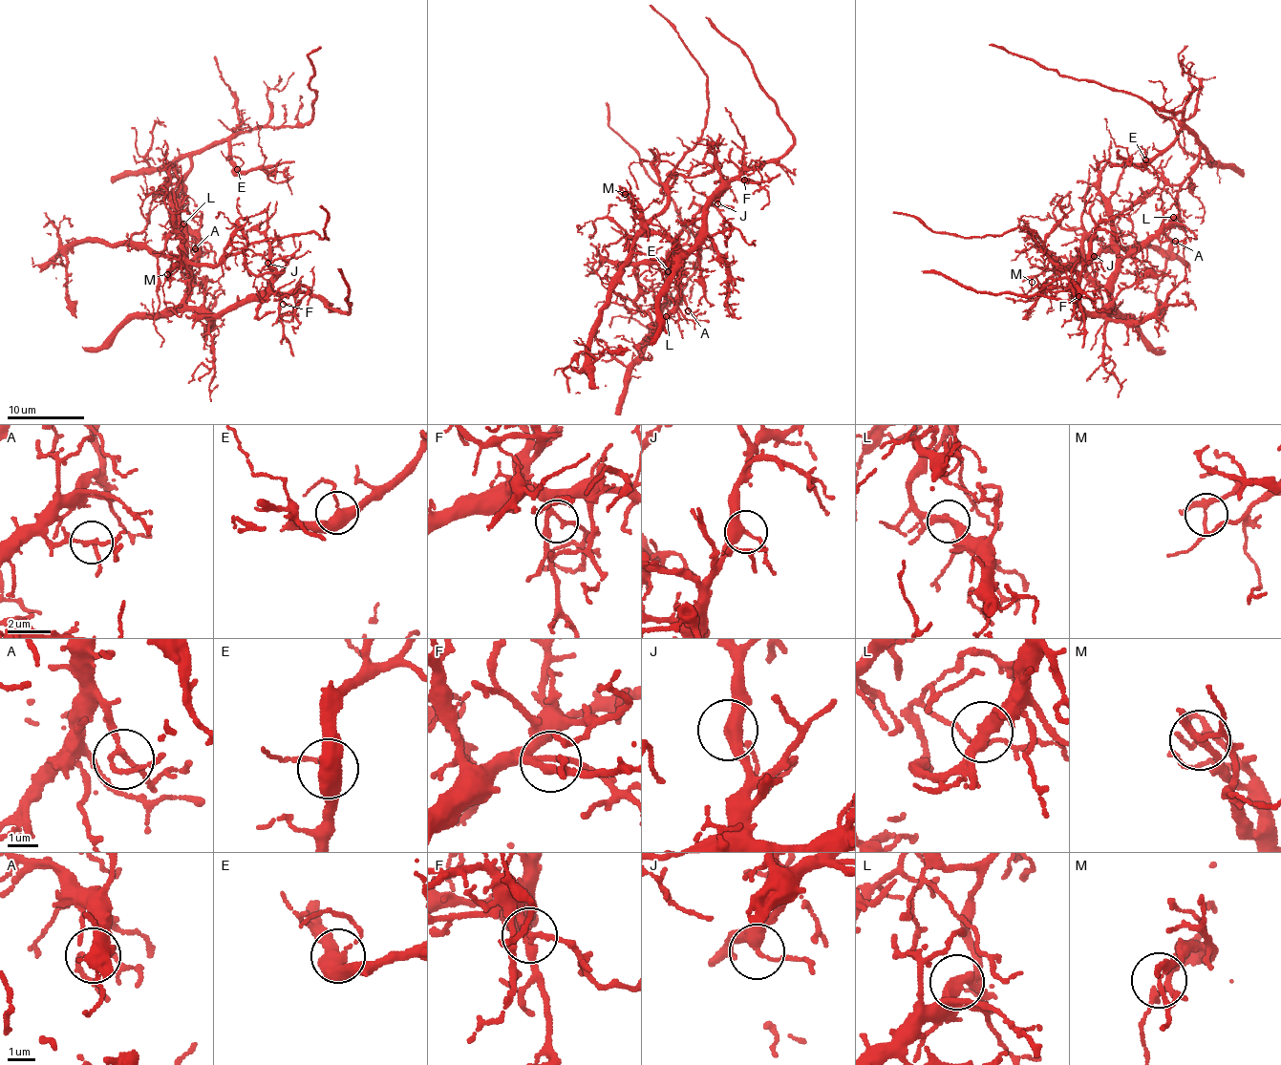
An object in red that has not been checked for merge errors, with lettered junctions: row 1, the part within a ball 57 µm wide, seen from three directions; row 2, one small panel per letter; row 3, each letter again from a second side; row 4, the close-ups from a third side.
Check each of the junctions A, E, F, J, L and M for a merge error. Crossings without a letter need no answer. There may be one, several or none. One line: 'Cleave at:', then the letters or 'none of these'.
Cleave at: L, M

